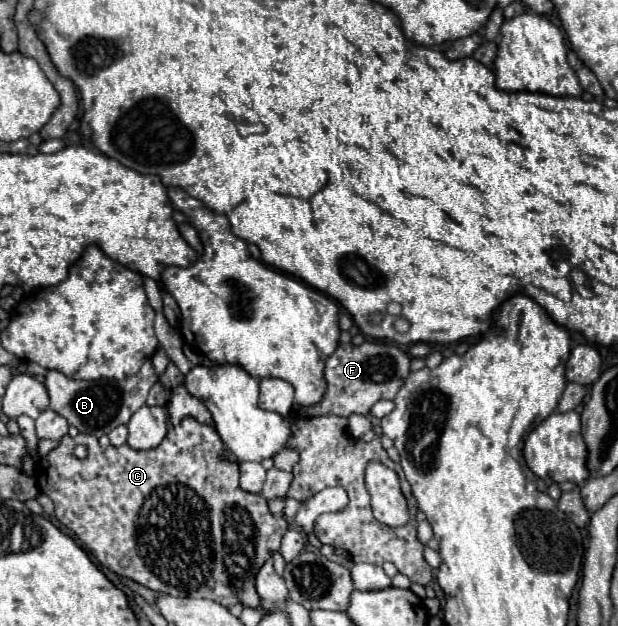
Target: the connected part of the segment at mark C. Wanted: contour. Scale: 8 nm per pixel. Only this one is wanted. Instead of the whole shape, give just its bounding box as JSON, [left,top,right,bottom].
[34,418,288,606]

